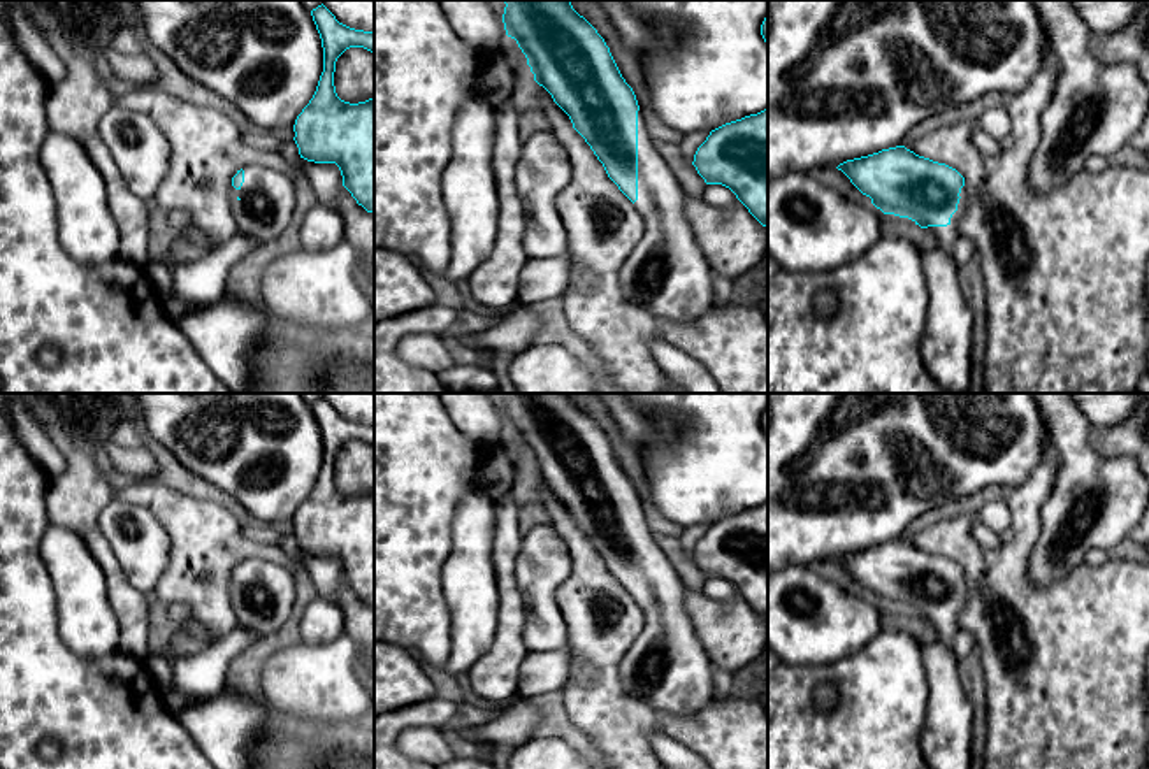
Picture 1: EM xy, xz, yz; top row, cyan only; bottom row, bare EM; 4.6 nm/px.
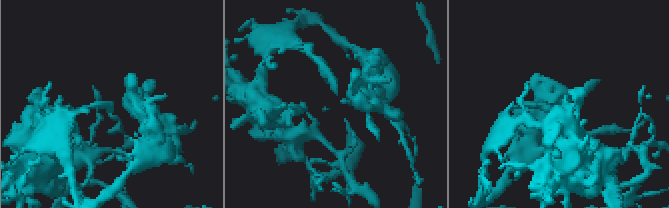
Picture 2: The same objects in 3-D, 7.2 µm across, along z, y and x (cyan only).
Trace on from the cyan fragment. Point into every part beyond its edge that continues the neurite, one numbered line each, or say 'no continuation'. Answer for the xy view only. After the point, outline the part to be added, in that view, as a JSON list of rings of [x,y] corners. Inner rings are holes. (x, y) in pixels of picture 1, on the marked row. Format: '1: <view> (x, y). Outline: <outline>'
1: xy (267, 197). Outline: [[[248,165],[244,183],[230,190],[230,211],[237,234],[257,244],[278,239],[288,226],[295,207],[295,188],[286,174],[267,165]]]

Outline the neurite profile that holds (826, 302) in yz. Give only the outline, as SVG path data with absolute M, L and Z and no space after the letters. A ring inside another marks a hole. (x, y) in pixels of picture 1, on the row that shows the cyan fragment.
M820 290L815 295L815 311L820 318L831 318L838 307L838 298L833 290Z

